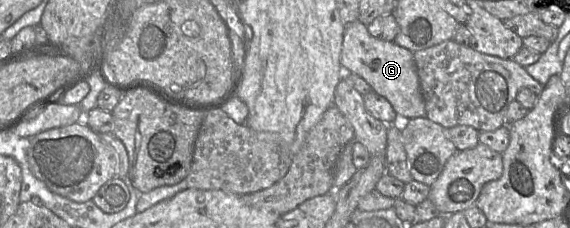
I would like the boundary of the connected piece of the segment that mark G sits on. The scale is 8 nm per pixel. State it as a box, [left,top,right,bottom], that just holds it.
[340,20,426,119]

